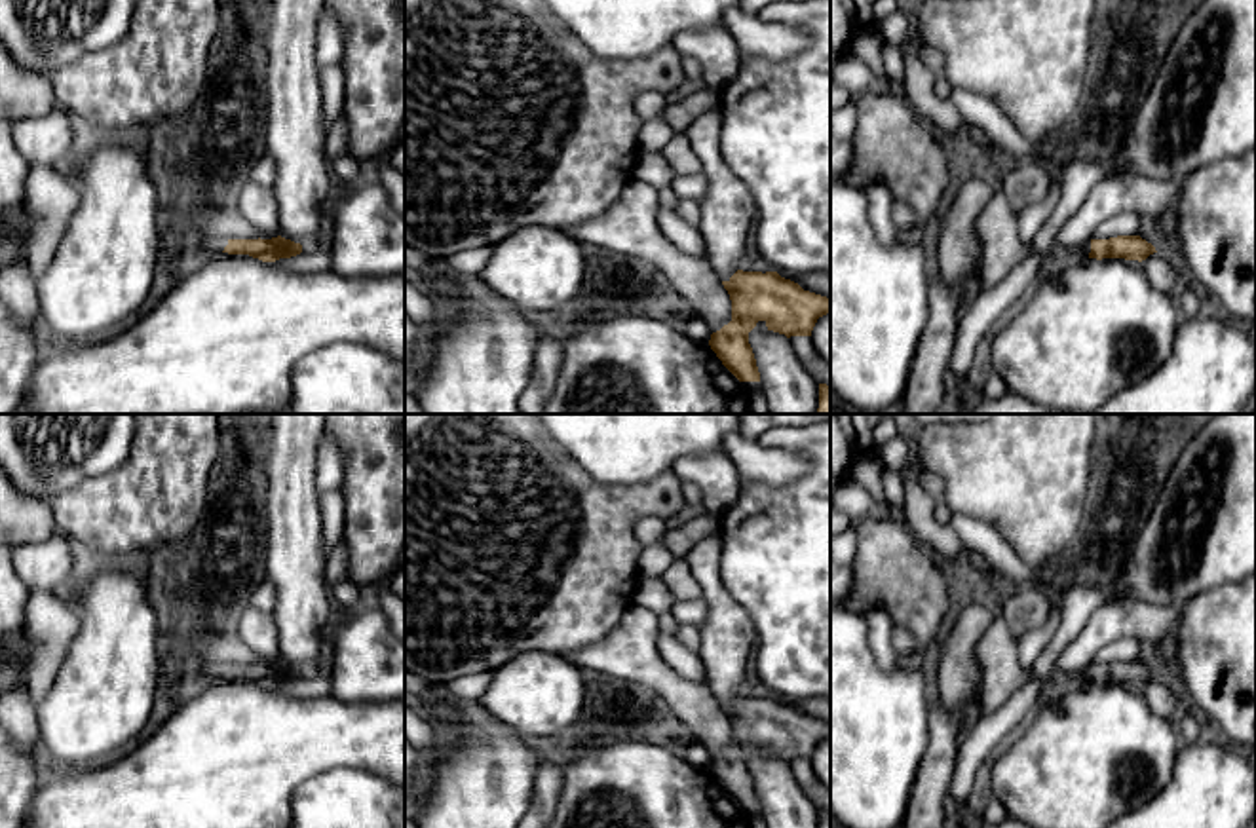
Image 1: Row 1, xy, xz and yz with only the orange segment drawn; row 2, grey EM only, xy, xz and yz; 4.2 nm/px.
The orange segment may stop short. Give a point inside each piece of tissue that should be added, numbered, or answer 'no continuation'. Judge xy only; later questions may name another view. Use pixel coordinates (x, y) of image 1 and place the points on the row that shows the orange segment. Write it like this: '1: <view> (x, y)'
1: xy (213, 245)

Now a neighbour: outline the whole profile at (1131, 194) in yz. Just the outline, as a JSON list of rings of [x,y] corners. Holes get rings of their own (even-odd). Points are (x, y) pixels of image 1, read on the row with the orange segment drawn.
[[[1134,175],[1102,179],[1077,213],[1062,226],[1055,247],[1077,249],[1094,239],[1096,228],[1117,215],[1146,215],[1167,222],[1176,211],[1180,180],[1155,180]]]

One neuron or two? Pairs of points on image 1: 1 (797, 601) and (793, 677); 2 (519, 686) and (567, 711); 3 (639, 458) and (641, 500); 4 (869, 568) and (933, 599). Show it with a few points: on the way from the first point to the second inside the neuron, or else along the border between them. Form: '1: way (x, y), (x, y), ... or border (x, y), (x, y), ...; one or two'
1: way (797, 620), (797, 658); one
2: way (531, 694), (555, 703); one
3: border (669, 470), (643, 483), (597, 481); two
4: way (884, 568), (894, 570), (918, 595); one

